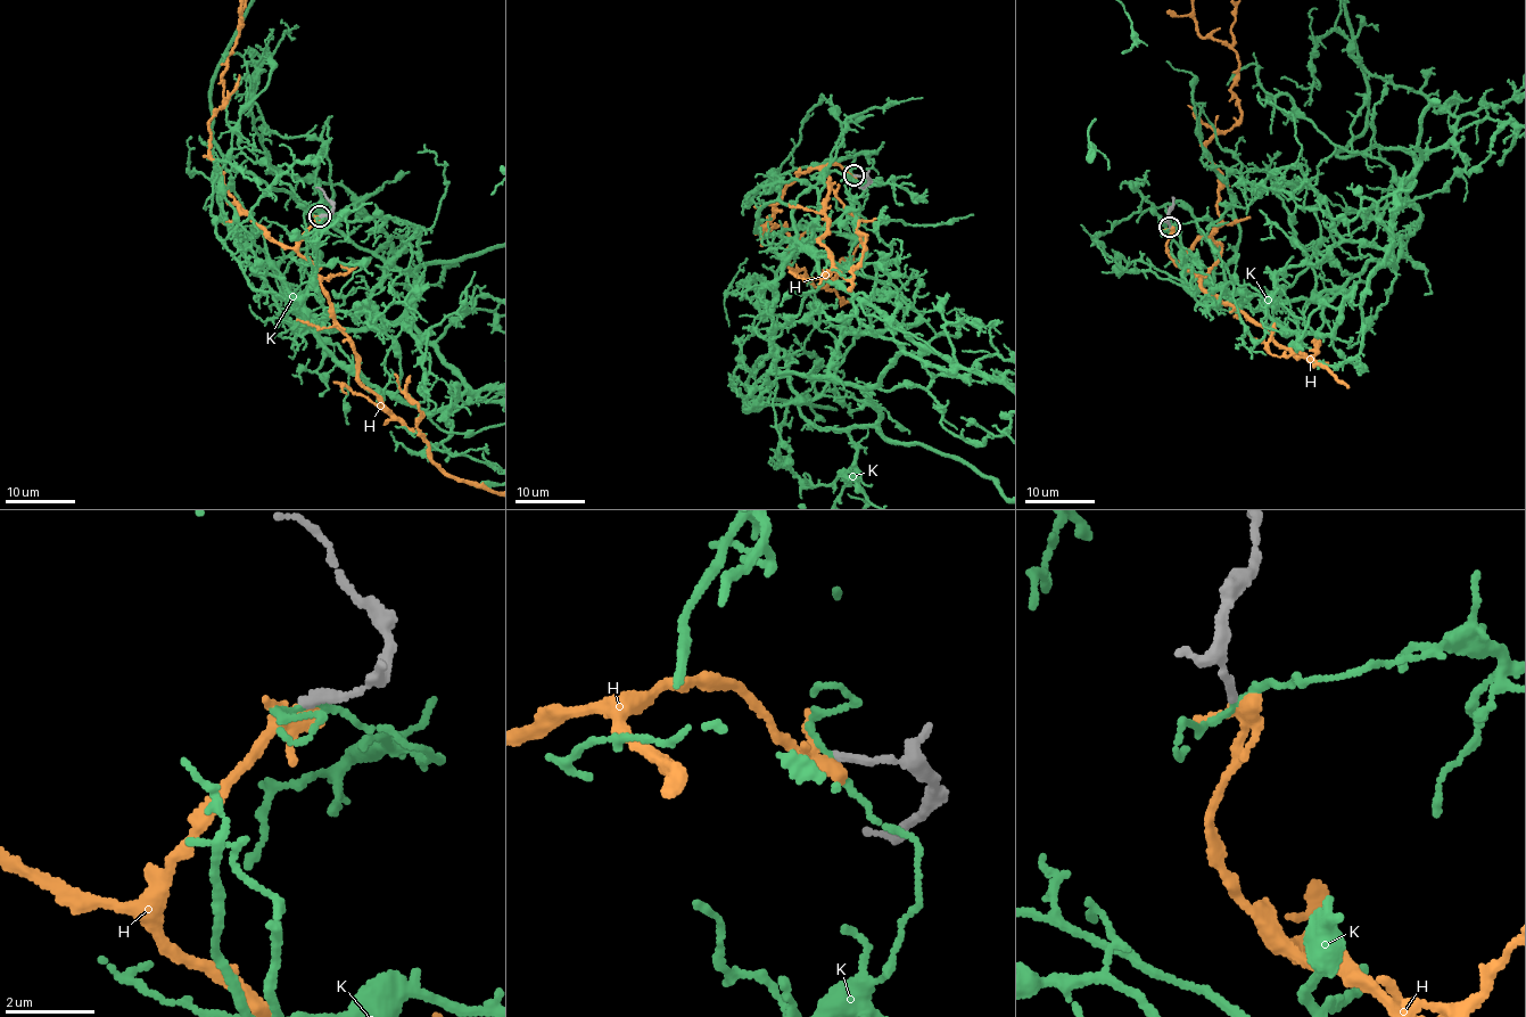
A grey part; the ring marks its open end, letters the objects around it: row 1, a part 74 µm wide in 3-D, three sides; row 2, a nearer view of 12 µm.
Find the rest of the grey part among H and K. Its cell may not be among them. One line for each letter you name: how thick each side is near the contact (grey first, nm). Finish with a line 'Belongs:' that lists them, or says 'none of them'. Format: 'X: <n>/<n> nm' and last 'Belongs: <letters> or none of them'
H: 200/240 nm
Belongs: H

